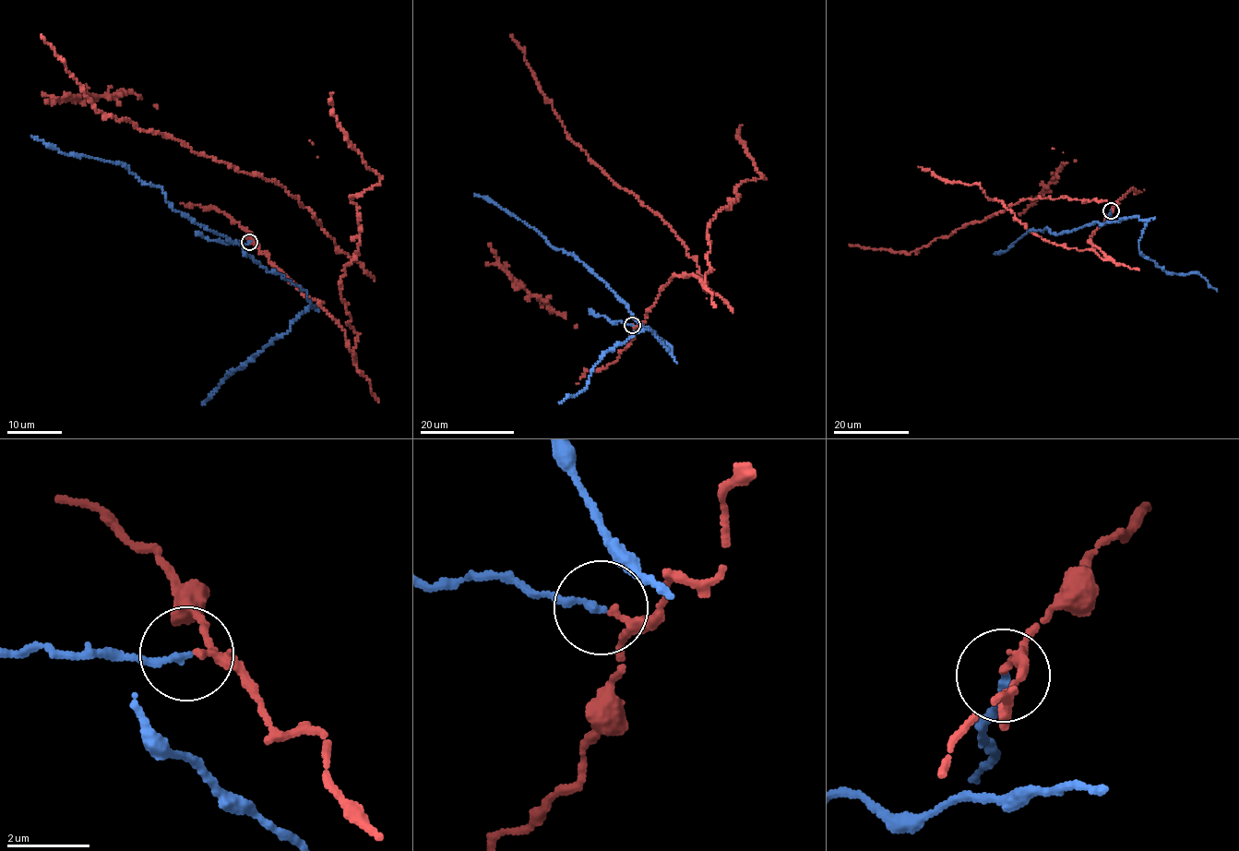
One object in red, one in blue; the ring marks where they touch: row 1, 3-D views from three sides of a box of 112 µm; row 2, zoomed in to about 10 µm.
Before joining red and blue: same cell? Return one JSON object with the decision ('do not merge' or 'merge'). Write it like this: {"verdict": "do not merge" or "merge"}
{"verdict": "merge"}

